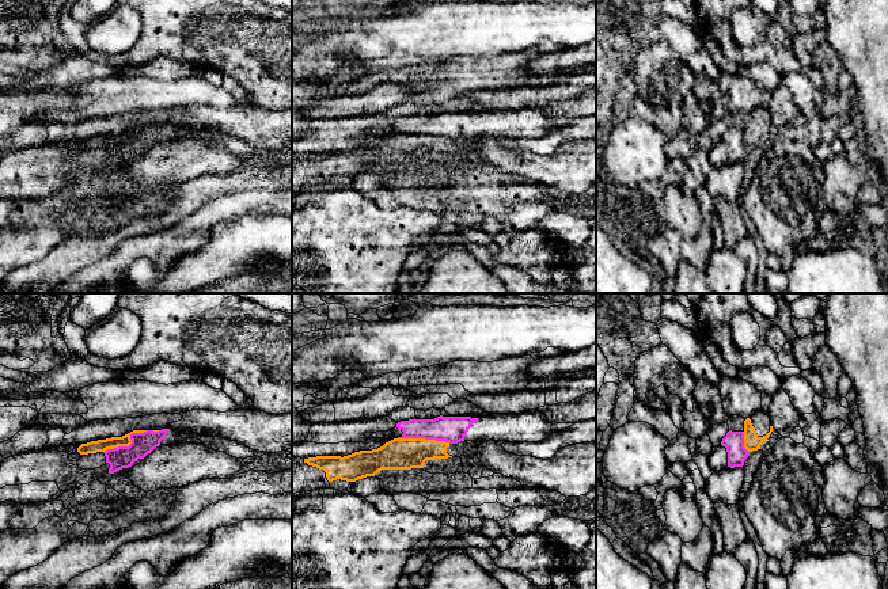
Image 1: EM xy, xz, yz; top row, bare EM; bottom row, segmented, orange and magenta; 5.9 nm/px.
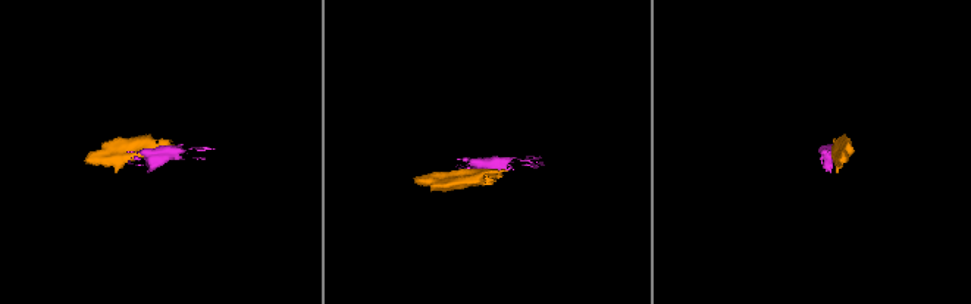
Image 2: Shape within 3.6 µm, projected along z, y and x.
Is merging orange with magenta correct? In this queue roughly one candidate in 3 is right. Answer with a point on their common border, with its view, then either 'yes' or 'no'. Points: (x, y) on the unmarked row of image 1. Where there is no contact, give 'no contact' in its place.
xy (129, 140) | no

